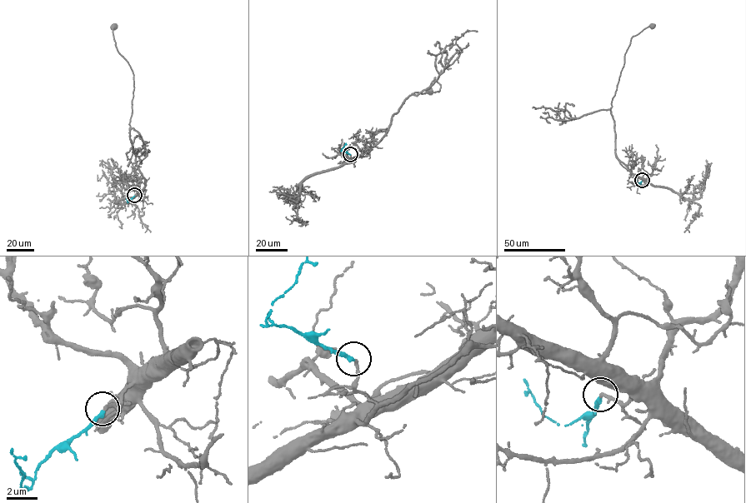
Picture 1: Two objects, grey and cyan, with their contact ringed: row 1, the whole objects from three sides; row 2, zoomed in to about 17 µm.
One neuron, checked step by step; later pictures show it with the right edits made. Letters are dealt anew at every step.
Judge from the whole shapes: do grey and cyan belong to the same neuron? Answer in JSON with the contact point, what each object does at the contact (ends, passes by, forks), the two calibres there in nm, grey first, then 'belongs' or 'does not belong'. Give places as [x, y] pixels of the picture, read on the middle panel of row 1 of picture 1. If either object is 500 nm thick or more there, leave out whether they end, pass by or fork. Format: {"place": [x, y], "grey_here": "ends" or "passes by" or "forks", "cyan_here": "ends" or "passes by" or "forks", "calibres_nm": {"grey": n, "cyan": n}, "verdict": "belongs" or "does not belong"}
{"place": [350, 154], "grey_here": "ends", "cyan_here": "ends", "calibres_nm": {"grey": 190, "cyan": 260}, "verdict": "belongs"}

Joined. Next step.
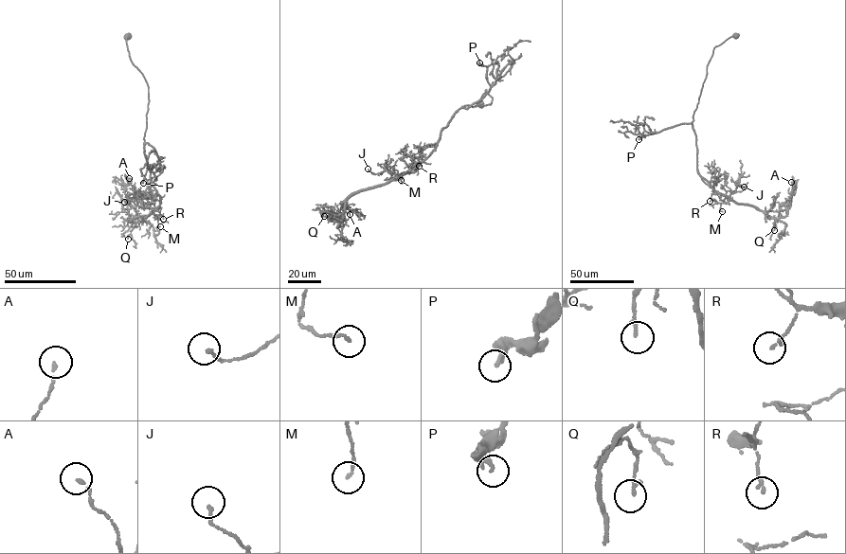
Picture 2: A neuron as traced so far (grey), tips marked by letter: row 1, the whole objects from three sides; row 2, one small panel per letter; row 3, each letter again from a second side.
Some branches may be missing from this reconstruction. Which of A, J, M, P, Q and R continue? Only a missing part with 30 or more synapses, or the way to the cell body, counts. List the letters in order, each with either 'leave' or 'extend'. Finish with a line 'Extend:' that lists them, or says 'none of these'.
A: leave
J: leave
M: leave
P: leave
Q: leave
R: leave
Extend: none of these

